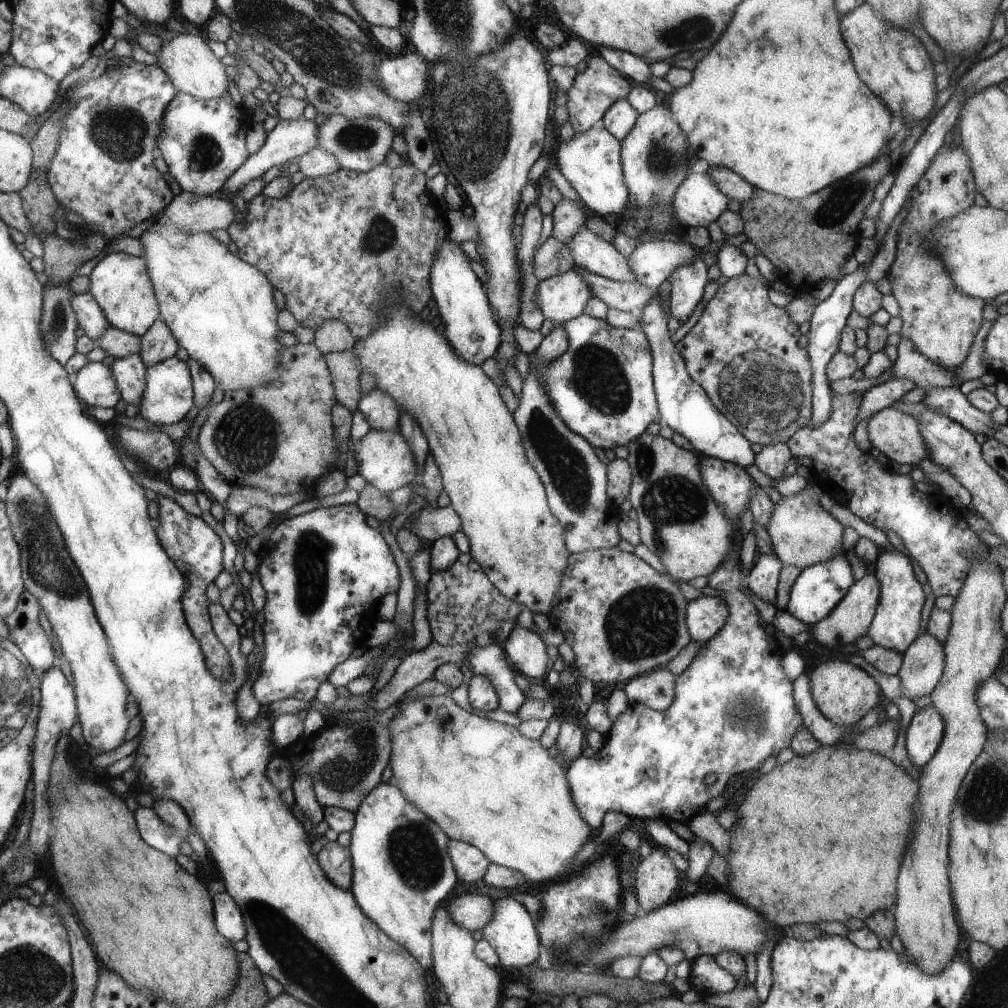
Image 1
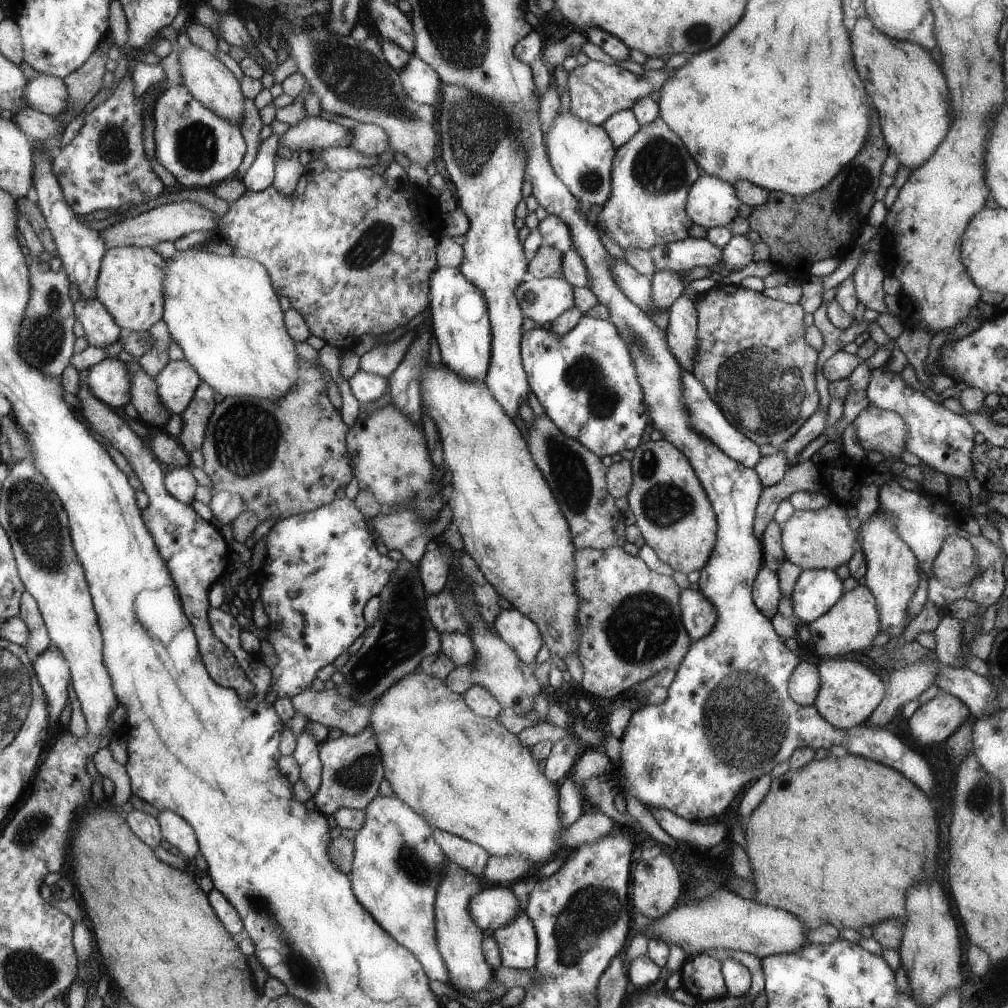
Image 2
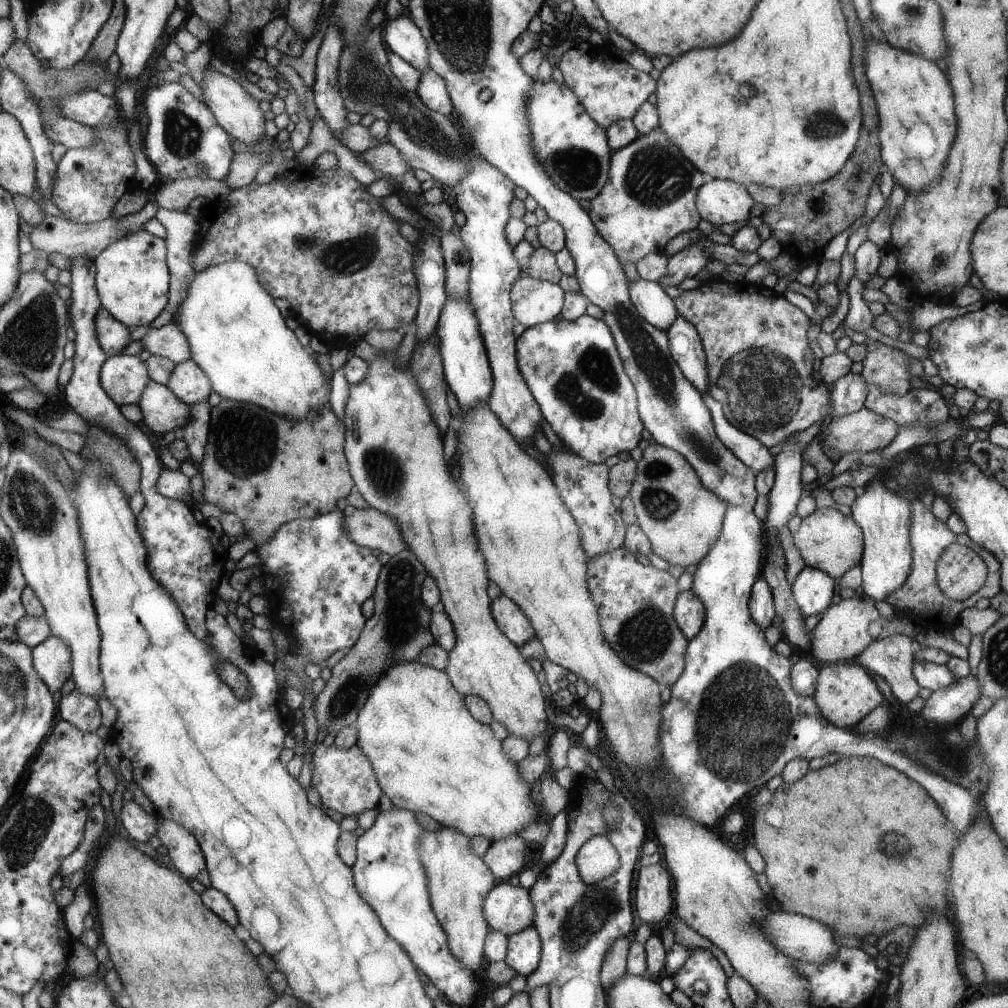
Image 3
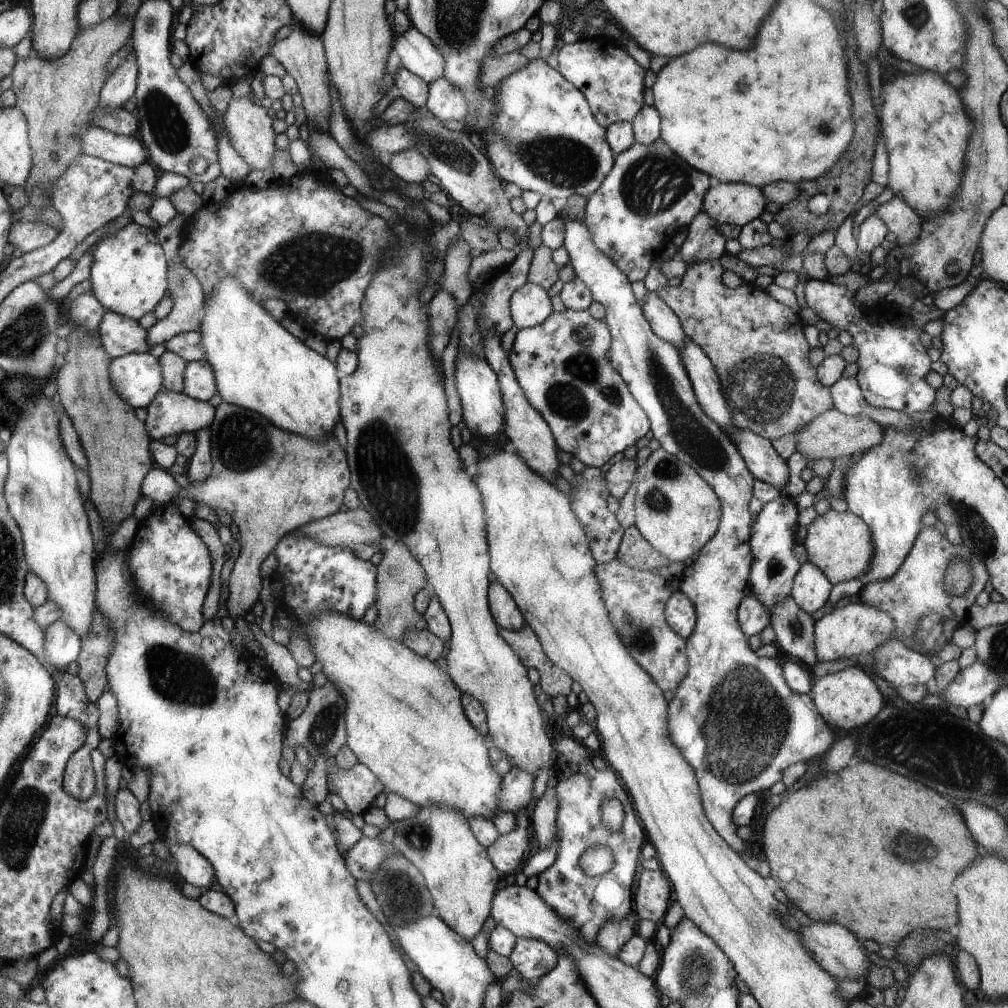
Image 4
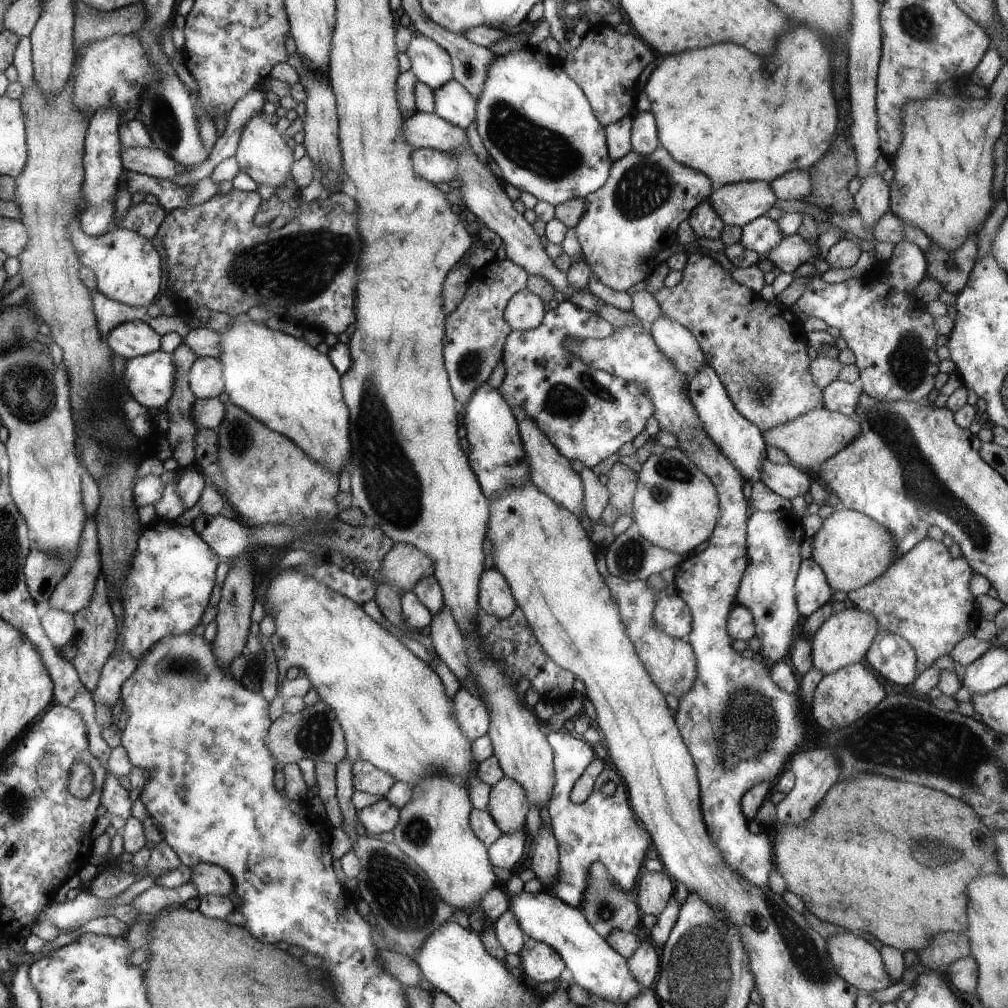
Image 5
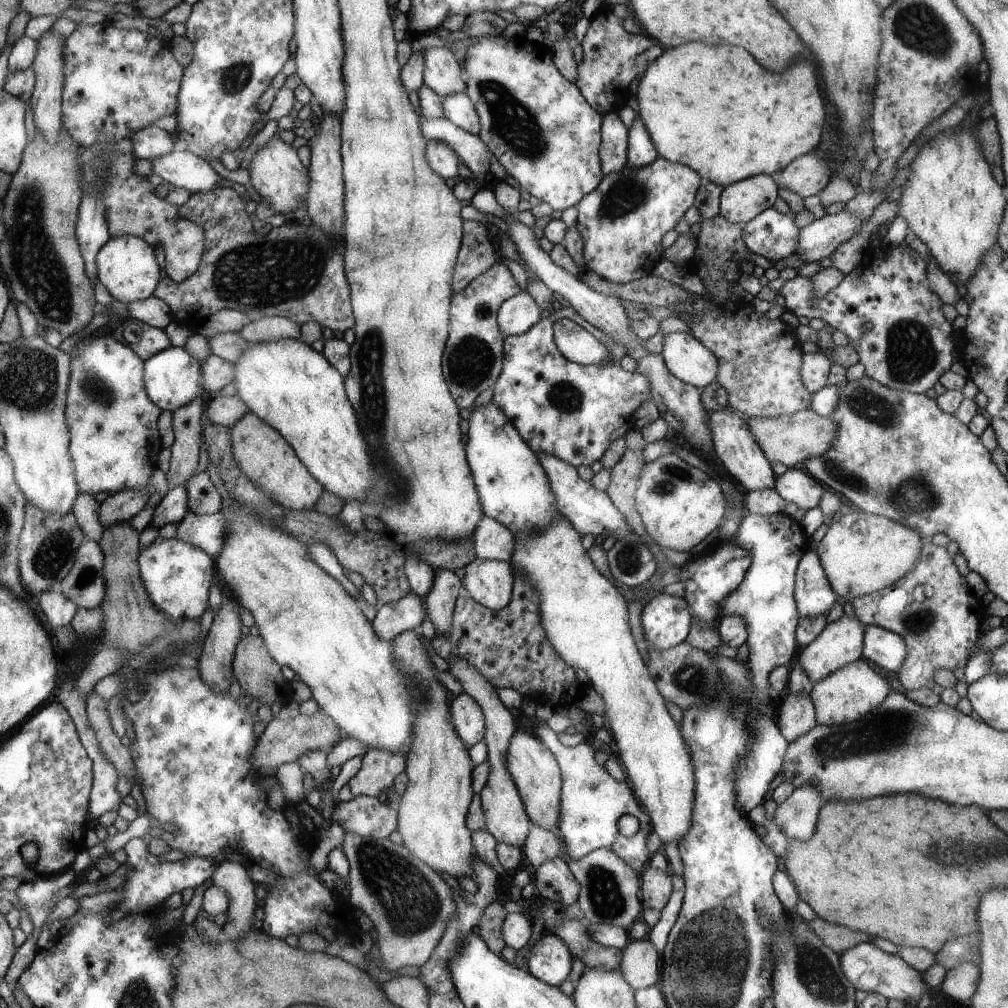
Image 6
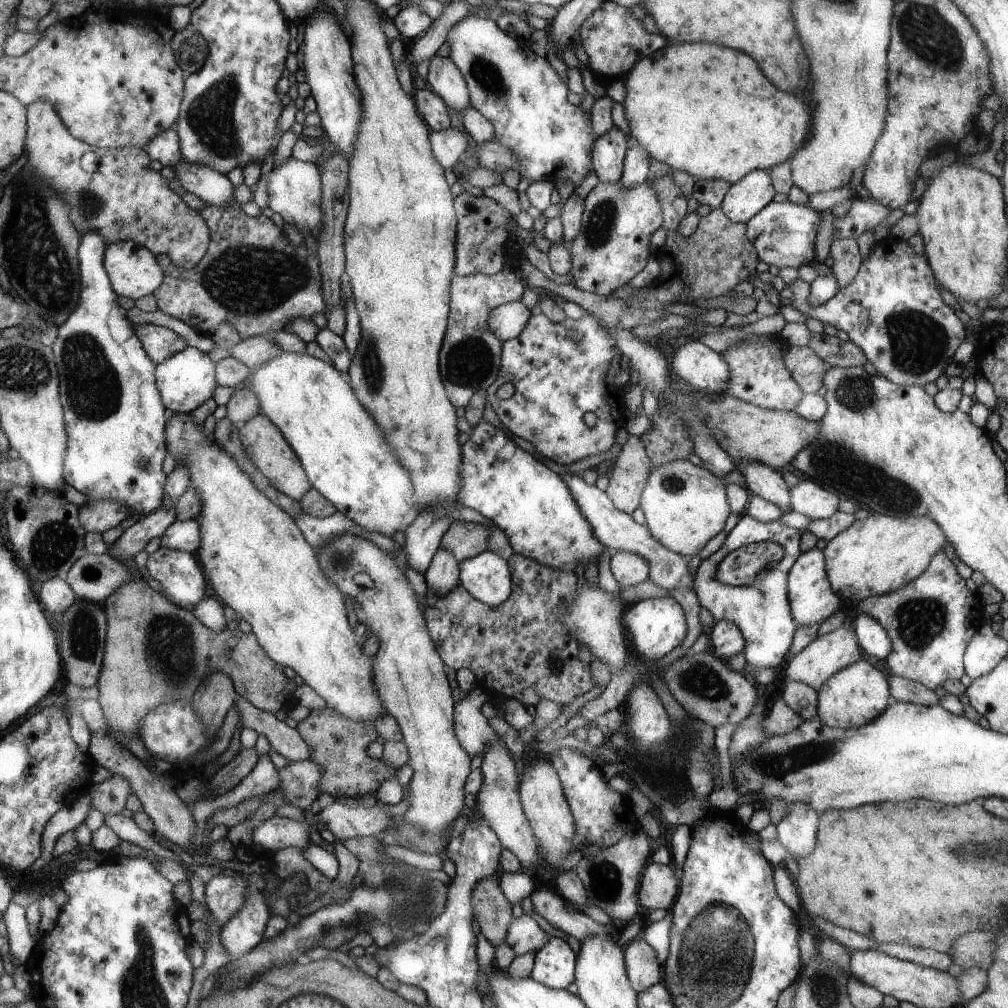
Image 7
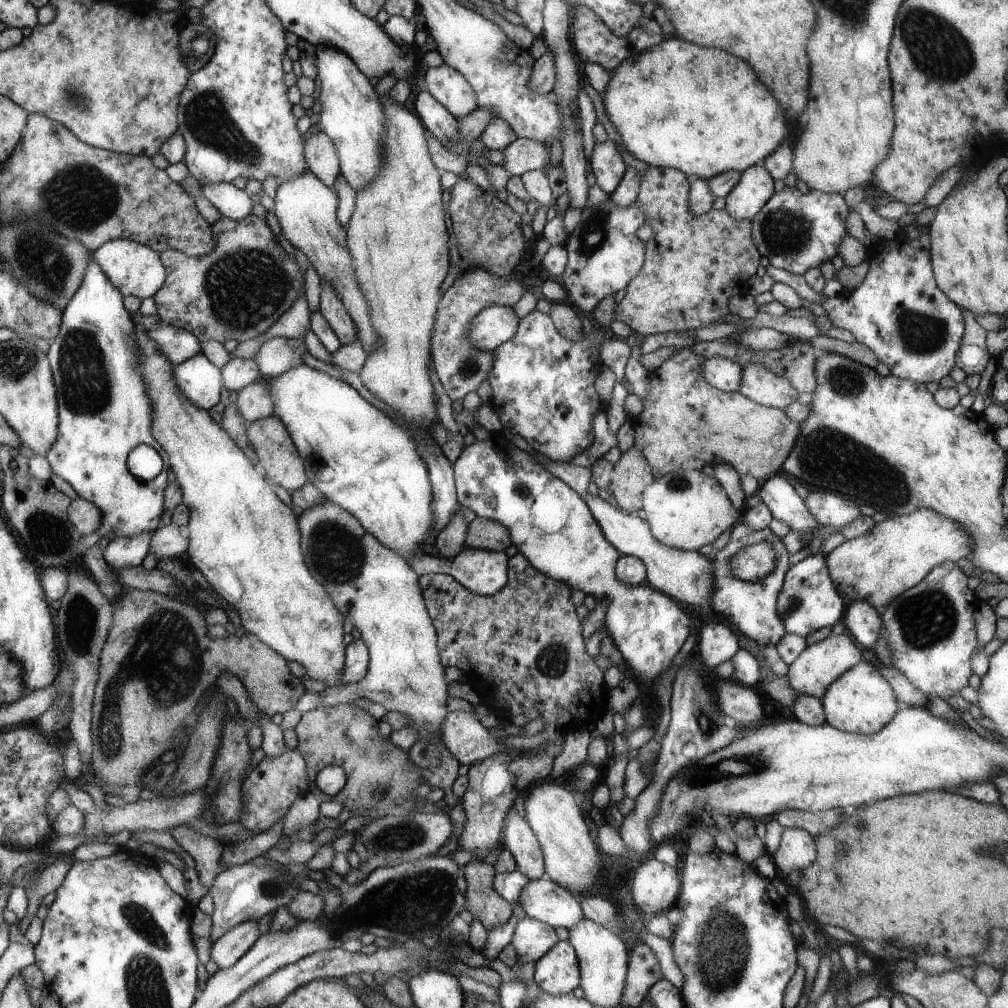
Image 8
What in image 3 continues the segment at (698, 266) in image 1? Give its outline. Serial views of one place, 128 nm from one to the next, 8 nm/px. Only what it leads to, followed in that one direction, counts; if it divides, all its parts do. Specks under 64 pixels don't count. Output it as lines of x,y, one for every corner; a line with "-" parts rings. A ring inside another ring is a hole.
678,315
676,322
668,328
667,335
670,337
671,354
679,363
683,375
702,394
708,394
708,364
700,335
694,325

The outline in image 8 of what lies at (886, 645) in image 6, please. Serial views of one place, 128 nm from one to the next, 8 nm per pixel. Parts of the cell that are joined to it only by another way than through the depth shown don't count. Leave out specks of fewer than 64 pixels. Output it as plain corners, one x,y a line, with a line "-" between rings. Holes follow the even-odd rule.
854,600
849,605
842,622
845,625
846,632
855,636
860,644
864,644
864,648
874,650
874,646
880,638
880,628
884,624
882,624
880,614
873,606
864,600

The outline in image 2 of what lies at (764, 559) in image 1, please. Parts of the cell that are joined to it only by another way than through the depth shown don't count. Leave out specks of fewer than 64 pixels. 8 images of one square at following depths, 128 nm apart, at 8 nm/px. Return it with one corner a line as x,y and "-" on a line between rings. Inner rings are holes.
763,566
754,584
755,604
768,616
774,618
782,599
777,572

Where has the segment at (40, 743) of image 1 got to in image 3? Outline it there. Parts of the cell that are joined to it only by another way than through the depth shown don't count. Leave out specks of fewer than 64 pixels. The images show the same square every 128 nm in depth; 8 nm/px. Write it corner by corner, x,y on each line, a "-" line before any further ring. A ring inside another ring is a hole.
50,634
47,640
33,650
34,666
51,692
60,693
64,683
71,678
73,662
71,649
60,637

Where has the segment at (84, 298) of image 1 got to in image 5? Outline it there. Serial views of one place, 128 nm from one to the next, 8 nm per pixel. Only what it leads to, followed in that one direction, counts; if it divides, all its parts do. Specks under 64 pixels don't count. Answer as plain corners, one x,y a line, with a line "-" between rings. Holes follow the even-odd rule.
132,320
116,326
106,341
114,355
131,359
160,351
161,340
162,336
150,325
141,320

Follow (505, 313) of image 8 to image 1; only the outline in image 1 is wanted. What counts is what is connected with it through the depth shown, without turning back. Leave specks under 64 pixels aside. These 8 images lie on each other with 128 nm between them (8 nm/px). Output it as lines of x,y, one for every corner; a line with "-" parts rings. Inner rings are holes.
572,269
541,281
536,304
544,318
556,324
582,315
593,295
591,284

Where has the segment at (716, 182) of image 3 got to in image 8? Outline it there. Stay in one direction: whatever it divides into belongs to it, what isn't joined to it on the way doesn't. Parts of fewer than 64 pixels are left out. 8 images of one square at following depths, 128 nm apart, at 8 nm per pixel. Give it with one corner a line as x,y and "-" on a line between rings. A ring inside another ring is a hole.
761,164
748,167
738,184
725,196
725,209
736,220
753,218
774,196
774,178

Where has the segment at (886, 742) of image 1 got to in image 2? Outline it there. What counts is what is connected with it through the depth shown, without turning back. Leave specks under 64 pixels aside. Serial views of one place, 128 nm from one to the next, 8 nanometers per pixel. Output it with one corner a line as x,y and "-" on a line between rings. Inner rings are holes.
801,662
791,676
790,692
800,705
812,706
820,690
819,668
810,662

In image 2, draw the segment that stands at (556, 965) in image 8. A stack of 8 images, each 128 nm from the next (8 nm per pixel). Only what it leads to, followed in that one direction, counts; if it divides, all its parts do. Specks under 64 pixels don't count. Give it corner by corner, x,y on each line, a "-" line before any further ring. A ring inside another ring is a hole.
520,910
512,924
495,930
492,934
500,948
502,966
532,970
538,962
538,930
534,921

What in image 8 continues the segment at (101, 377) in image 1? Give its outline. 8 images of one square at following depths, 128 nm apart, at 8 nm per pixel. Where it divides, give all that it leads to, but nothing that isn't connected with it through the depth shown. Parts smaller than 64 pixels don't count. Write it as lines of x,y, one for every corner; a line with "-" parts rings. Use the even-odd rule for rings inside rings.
204,353
175,365
175,378
176,388
180,388
192,404
208,411
220,402
224,388
221,370

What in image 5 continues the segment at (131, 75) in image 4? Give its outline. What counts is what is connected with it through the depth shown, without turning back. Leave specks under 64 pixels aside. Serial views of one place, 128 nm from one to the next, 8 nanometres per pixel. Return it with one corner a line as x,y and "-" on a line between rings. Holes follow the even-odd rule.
104,108
96,112
89,119
86,136
86,158
83,163
86,165
86,178
83,180
82,196
86,208
79,212
78,224
88,236
98,238
109,232
114,226
114,212
116,212
116,193
120,184
120,176
125,171
120,158
120,114
116,108

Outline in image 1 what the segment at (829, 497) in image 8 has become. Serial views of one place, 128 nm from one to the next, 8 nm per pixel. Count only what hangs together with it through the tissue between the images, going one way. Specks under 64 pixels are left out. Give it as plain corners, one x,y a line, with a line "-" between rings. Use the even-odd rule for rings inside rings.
660,294
640,314
642,320
640,327
647,333
648,340
651,341
651,352
654,354
654,385
661,413
660,426
668,426
673,432
682,434
694,446
694,450
703,456
712,456
718,460
750,468
758,458
752,451
752,442
712,404
703,386
696,384
688,372
678,344
671,339
674,331
670,327
670,318
671,316
665,312

